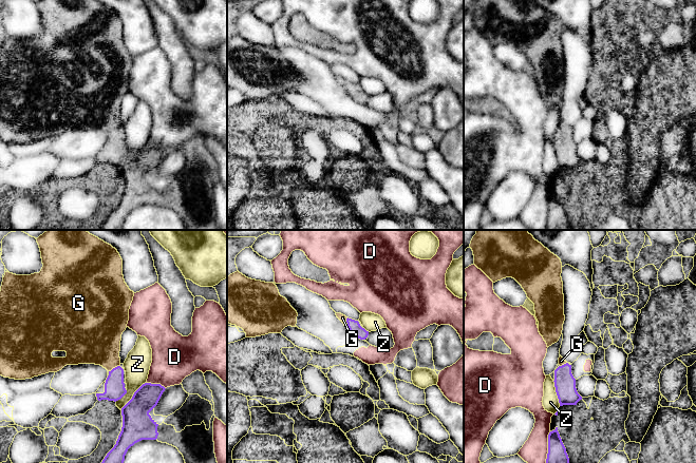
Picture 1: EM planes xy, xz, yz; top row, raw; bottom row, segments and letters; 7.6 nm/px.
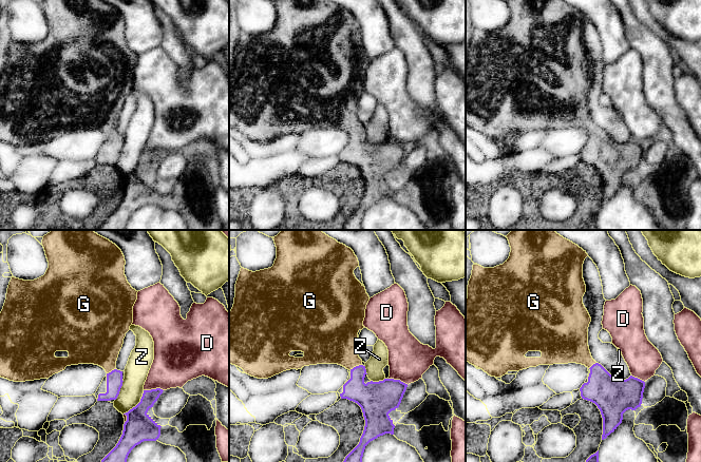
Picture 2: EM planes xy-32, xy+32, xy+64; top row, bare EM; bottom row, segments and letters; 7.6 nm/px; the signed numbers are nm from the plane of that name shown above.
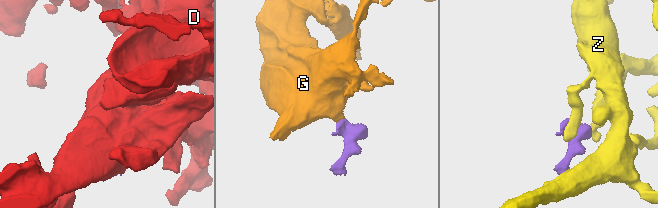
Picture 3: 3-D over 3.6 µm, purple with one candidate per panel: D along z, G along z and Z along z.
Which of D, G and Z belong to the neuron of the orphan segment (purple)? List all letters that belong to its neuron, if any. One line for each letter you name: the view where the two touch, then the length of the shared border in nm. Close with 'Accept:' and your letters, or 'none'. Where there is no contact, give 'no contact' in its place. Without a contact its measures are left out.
G: xy | 100 nm
Accept: G

